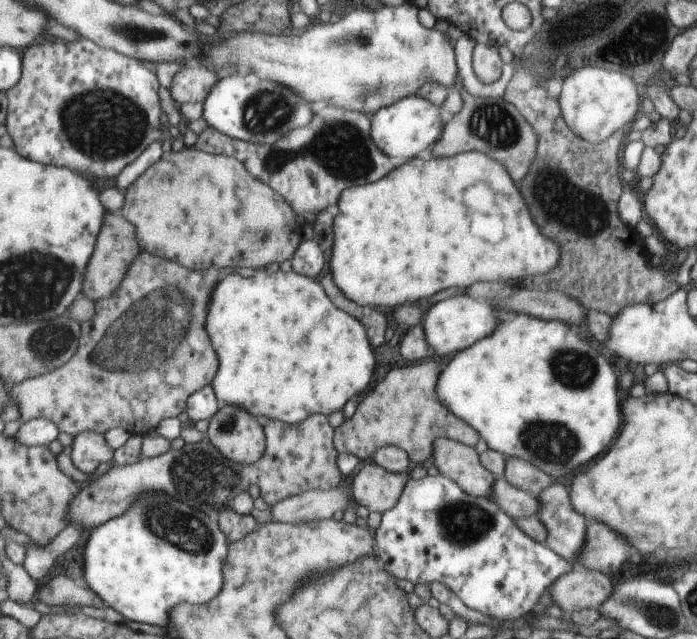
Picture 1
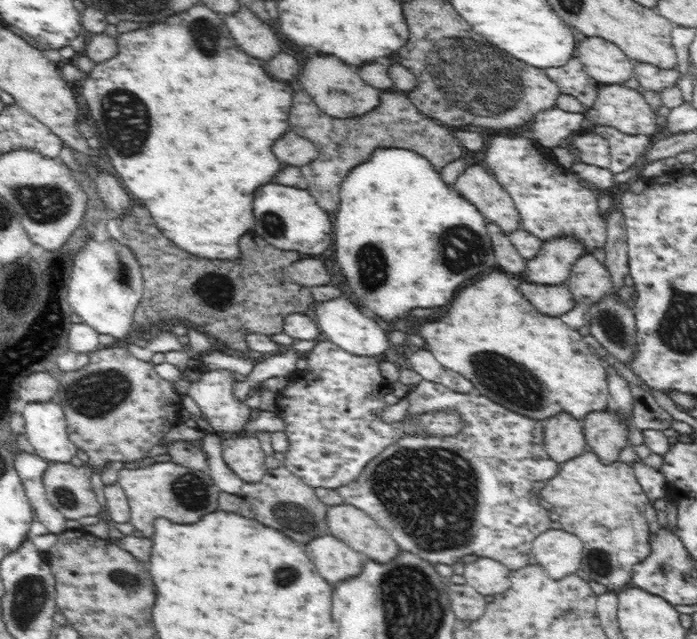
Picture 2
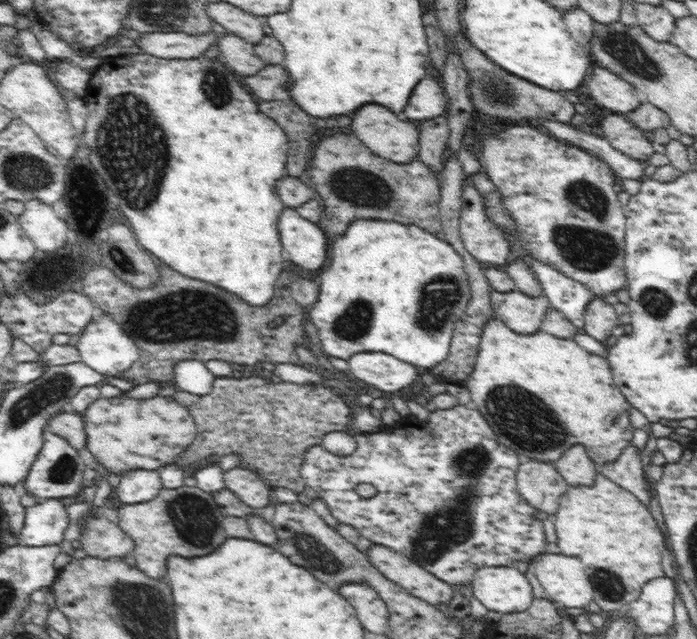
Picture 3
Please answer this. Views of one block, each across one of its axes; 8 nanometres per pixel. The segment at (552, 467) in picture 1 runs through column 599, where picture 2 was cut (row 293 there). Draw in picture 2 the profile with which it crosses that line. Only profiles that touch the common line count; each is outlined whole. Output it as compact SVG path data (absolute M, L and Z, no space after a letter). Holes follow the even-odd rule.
M376 148L368 160L360 162L360 164L356 164L356 166L354 166L354 168L348 172L346 178L344 178L343 182L341 183L339 197L339 207L334 211L334 224L332 224L332 252L336 252L336 261L338 261L338 266L340 266L340 269L342 269L342 273L344 273L344 276L348 281L348 286L352 288L354 299L351 298L349 300L357 301L358 299L358 302L364 302L364 307L360 306L359 308L365 314L367 314L366 312L369 312L371 316L382 318L384 322L398 322L398 320L408 320L408 318L410 318L410 310L414 308L429 309L446 307L446 304L450 304L450 302L454 301L454 296L456 296L456 290L458 290L458 288L466 286L468 282L472 282L472 280L474 280L476 276L480 276L480 274L488 274L488 272L492 272L492 270L498 269L496 260L494 258L494 250L492 250L492 242L490 241L490 236L487 230L487 221L485 220L485 217L476 207L472 206L472 204L470 204L467 200L464 200L463 196L460 196L459 193L455 191L454 187L444 183L440 177L440 173L432 166L432 164L430 164L430 161L426 160L421 154L416 154L407 148Z

